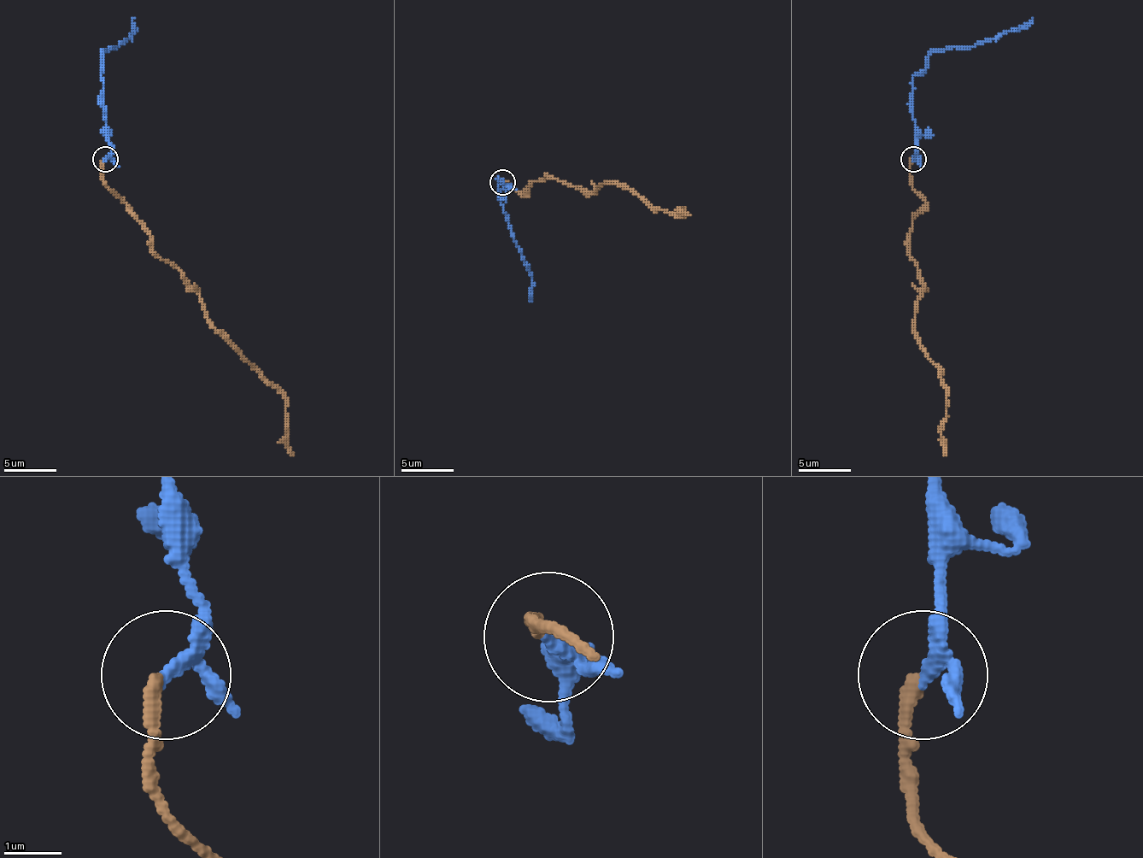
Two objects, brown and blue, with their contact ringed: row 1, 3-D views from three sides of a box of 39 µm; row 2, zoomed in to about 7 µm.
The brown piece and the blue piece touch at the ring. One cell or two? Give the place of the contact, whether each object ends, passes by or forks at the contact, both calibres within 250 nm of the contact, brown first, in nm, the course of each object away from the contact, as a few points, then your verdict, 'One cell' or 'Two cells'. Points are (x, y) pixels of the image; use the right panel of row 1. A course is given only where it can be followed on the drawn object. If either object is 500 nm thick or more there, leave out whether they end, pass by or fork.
Place: (913, 159). At the ring brown ends. At the ring blue passes by. Thickness 240 nm (brown) against 190 nm. Course of brown: (912, 158), (910, 182), (925, 202), (910, 237), (923, 291), (915, 338), (946, 396), (946, 455). Course of blue: (912, 158), (912, 78), (925, 67), (925, 60), (933, 51), (972, 46), (1009, 31), (1019, 31), (1032, 18). One cell

